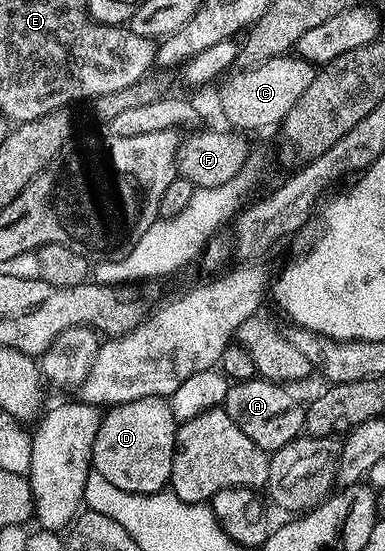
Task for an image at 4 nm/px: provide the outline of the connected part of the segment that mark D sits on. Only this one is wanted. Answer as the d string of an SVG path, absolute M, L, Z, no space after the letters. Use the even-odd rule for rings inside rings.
M166 398L128 400L119 406L109 407L102 414L102 423L92 444L90 465L93 473L137 494L165 491L170 486L178 427L179 423L174 421L172 408Z

